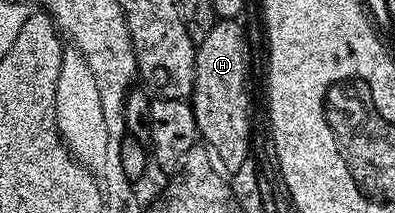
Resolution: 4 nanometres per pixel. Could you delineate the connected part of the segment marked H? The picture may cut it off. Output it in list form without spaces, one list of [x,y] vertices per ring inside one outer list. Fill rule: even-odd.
[[[234,19],[219,20],[214,29],[210,29],[210,33],[206,33],[206,37],[198,44],[194,89],[190,100],[203,146],[208,148],[215,162],[228,173],[241,168],[242,163],[250,158],[248,146],[252,143],[252,123],[248,120],[248,35],[242,24],[243,22]]]

